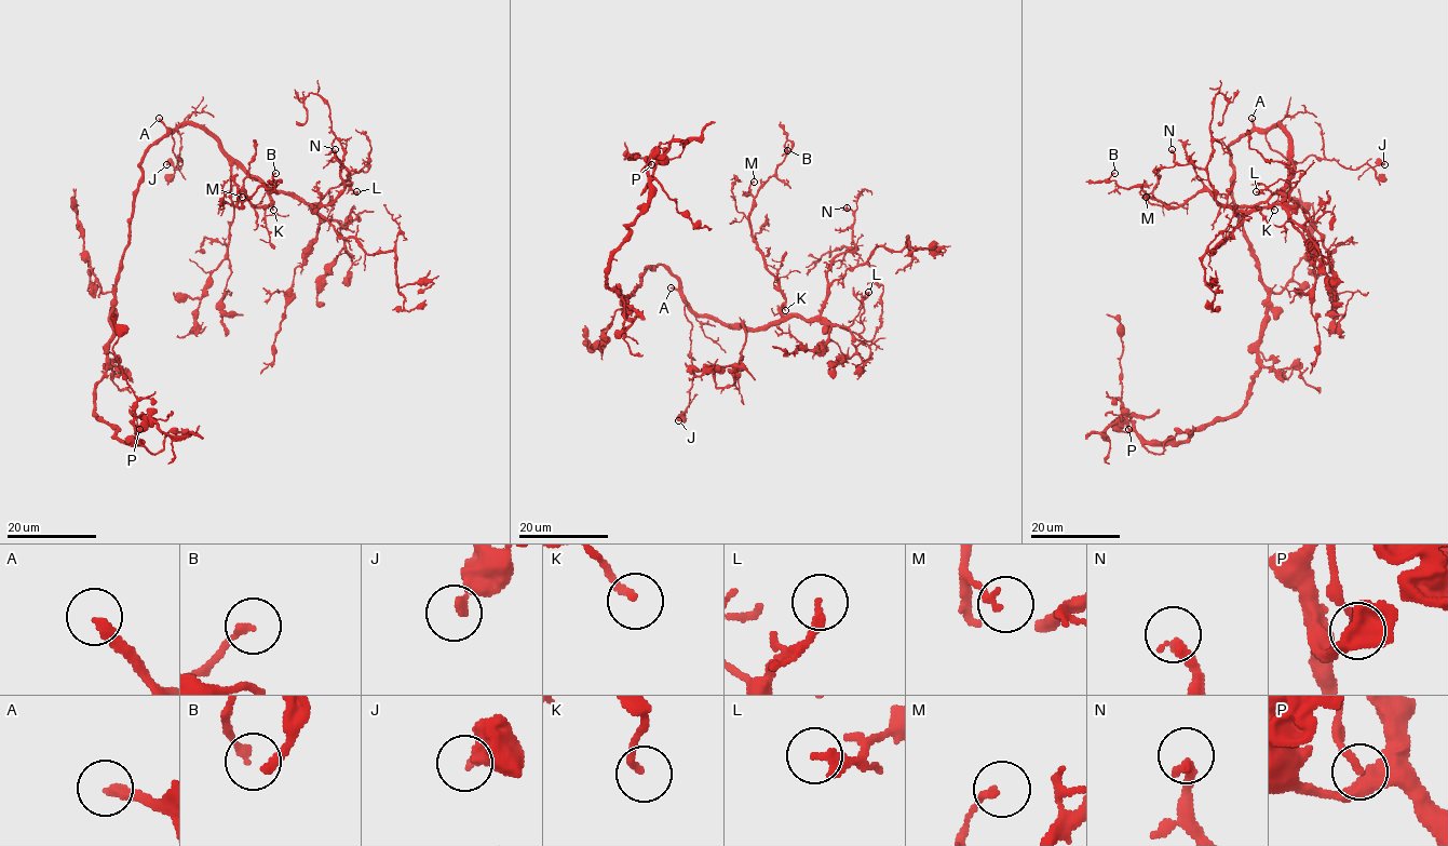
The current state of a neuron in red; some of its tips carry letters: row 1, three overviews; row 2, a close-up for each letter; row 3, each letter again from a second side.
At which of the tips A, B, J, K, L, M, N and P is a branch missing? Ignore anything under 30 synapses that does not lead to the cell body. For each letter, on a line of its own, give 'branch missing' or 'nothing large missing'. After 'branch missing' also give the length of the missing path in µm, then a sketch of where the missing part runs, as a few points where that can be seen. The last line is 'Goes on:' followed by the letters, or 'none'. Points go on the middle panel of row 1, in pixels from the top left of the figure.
A: branch missing | 80 µm | (671, 287), (659, 279), (646, 279), (648, 306), (633, 331), (675, 345), (720, 393), (717, 398)
B: nothing large missing
J: nothing large missing
K: nothing large missing
L: nothing large missing
M: nothing large missing
N: nothing large missing
P: nothing large missing
Goes on: A

